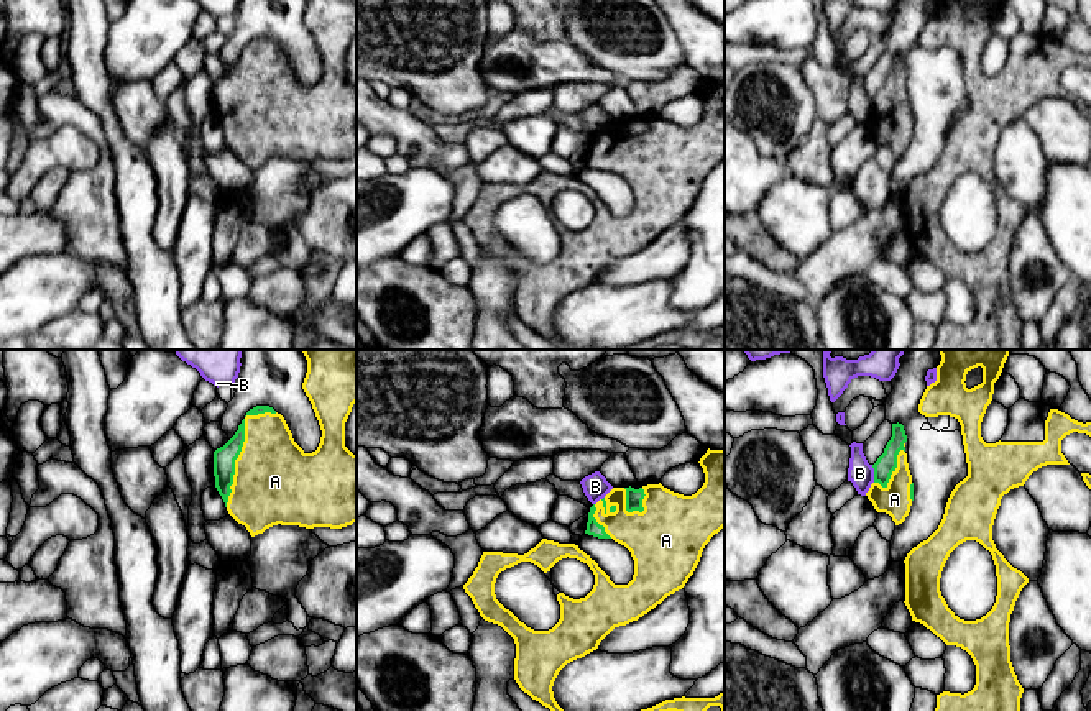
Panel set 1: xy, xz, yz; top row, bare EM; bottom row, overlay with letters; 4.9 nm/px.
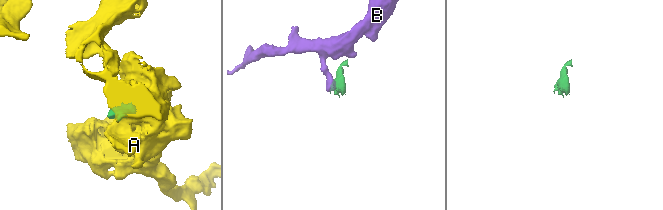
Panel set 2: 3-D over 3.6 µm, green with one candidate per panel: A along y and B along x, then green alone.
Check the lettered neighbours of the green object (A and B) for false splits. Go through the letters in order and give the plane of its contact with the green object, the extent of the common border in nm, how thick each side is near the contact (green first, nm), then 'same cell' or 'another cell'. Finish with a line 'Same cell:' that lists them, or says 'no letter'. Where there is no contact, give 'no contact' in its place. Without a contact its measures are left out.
A: xy | 550 nm | 110/400 nm | same cell
B: yz | 90 nm | 100/120 nm | another cell
Same cell: A

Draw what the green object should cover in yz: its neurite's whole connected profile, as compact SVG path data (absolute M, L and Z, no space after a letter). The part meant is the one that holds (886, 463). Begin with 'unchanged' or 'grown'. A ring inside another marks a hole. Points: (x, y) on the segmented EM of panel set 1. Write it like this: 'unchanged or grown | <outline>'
grown | M892 424L892 437L872 465L874 483L866 493L877 512L886 512L895 525L902 524L914 501L914 483L905 453L907 435L902 424Z

